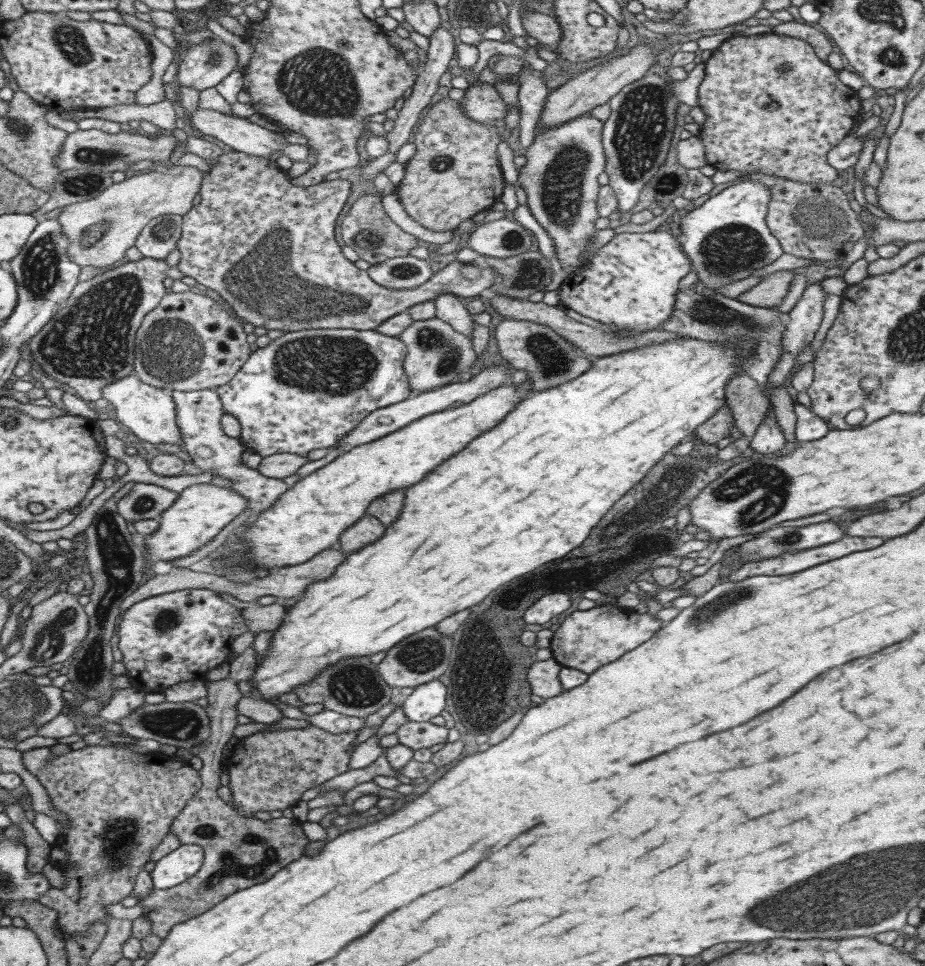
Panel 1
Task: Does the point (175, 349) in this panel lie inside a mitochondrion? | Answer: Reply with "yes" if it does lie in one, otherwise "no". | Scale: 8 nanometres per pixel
yes

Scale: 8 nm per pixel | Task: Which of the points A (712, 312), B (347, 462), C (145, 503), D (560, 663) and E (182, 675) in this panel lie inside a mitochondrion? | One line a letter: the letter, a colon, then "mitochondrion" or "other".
A: mitochondrion
B: other
C: mitochondrion
D: other
E: other

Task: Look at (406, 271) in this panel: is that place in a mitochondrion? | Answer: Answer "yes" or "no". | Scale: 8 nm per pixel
yes

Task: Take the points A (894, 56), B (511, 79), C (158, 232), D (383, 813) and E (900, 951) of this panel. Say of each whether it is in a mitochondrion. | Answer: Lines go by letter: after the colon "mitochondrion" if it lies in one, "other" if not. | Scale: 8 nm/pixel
A: mitochondrion
B: other
C: mitochondrion
D: other
E: other

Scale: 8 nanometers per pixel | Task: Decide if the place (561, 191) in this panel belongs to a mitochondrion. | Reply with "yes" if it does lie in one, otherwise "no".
yes

